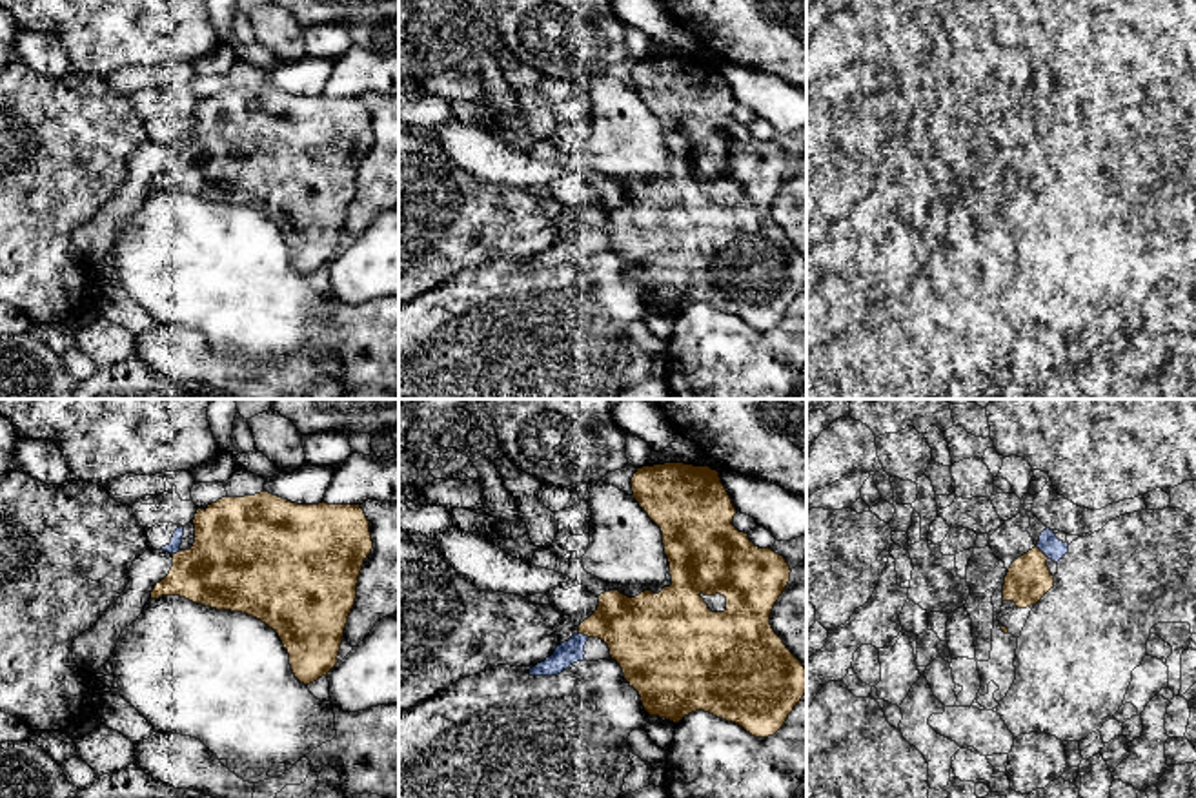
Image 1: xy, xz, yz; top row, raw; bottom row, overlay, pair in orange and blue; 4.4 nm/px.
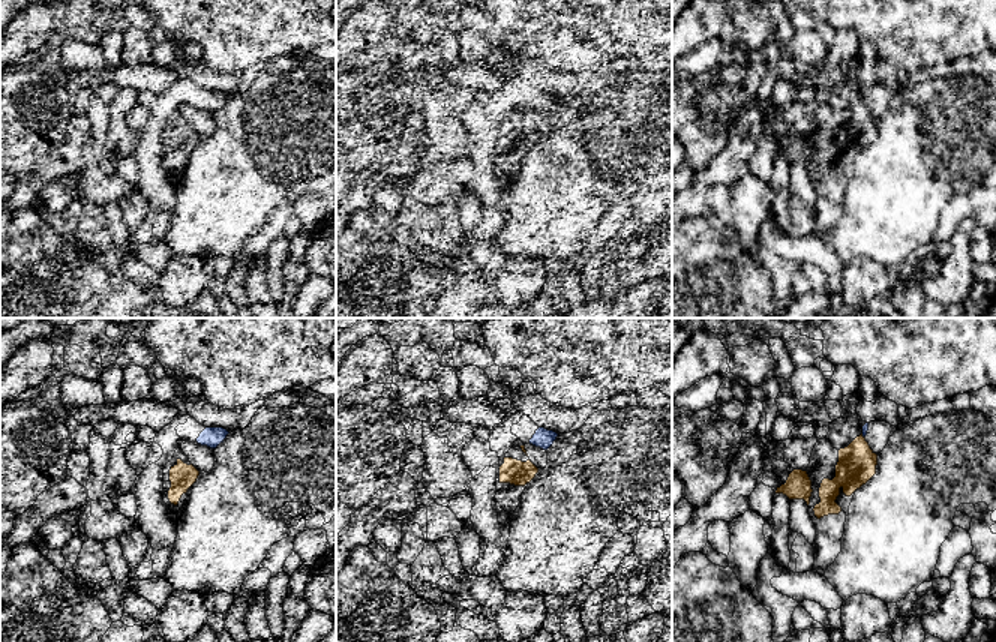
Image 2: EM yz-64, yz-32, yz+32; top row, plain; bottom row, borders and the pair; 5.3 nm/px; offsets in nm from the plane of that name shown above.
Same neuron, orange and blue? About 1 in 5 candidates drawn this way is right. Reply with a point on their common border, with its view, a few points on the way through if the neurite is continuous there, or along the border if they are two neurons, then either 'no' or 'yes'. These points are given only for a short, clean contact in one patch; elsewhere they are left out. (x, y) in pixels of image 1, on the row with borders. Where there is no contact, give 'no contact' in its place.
contact yz (1042, 552); no

